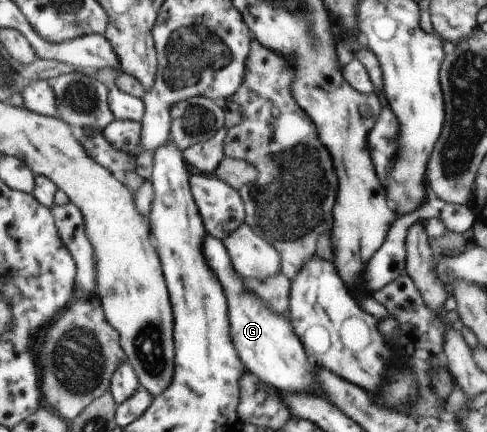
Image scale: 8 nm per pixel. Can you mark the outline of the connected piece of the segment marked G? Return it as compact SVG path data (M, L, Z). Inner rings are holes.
M206 234L202 239L202 254L208 260L212 272L216 274L224 296L228 304L228 322L230 322L230 338L232 344L242 358L244 366L254 372L265 384L272 384L276 388L288 390L288 392L314 392L322 394L320 390L312 388L314 386L314 366L312 360L304 354L302 342L292 330L291 320L288 313L277 313L266 302L246 290L245 283L240 280L237 271L233 268L232 260L228 255L227 249L218 238Z

